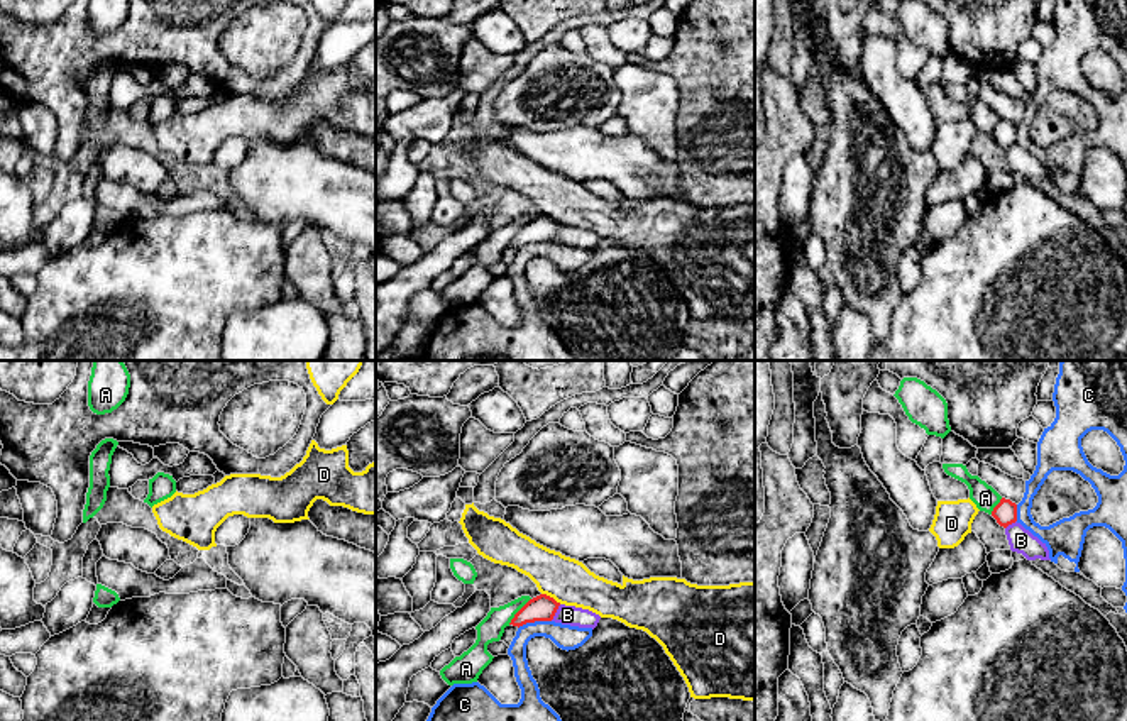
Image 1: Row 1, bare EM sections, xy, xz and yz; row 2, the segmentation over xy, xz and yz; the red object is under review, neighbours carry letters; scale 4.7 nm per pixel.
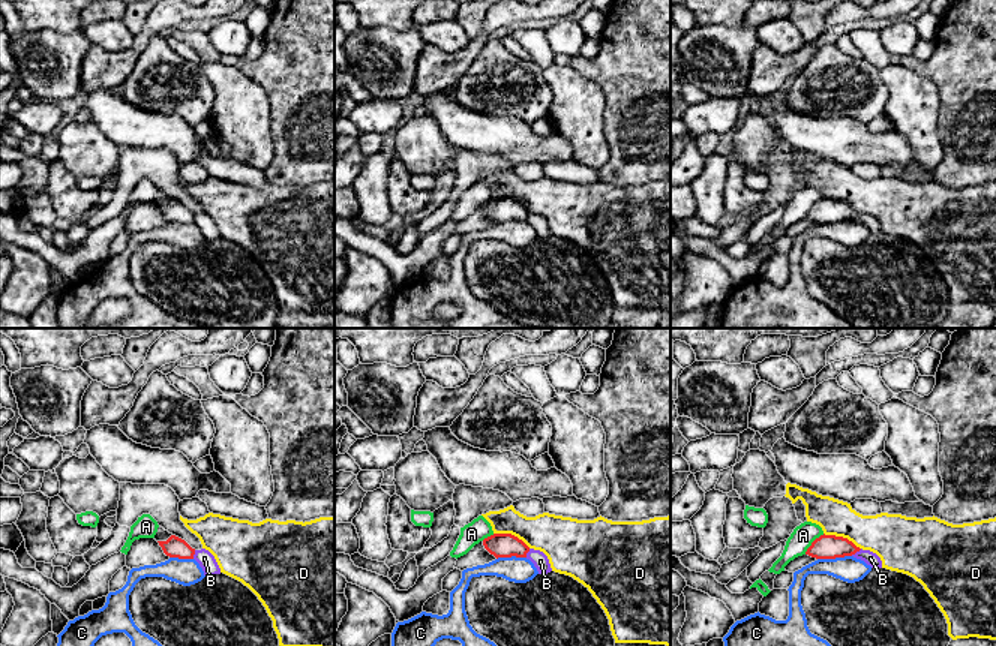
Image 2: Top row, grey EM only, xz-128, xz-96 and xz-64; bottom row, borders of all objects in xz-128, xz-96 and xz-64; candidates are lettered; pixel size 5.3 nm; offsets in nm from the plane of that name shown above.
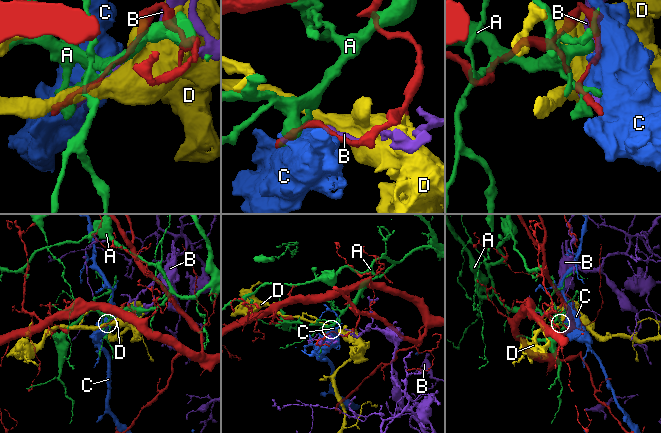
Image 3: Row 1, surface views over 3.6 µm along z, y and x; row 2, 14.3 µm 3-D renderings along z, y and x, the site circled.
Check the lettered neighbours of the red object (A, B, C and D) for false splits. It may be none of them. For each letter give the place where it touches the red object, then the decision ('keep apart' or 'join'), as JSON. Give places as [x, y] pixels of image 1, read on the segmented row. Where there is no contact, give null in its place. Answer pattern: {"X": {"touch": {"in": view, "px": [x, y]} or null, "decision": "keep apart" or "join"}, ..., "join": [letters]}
{"A": {"touch": {"in": "xz", "px": [518, 611]}, "decision": "keep apart"}, "B": {"touch": {"in": "xz", "px": [555, 611]}, "decision": "keep apart"}, "C": {"touch": {"in": "xz", "px": [533, 621]}, "decision": "keep apart"}, "D": {"touch": {"in": "xz", "px": [552, 598]}, "decision": "keep apart"}, "join": []}

